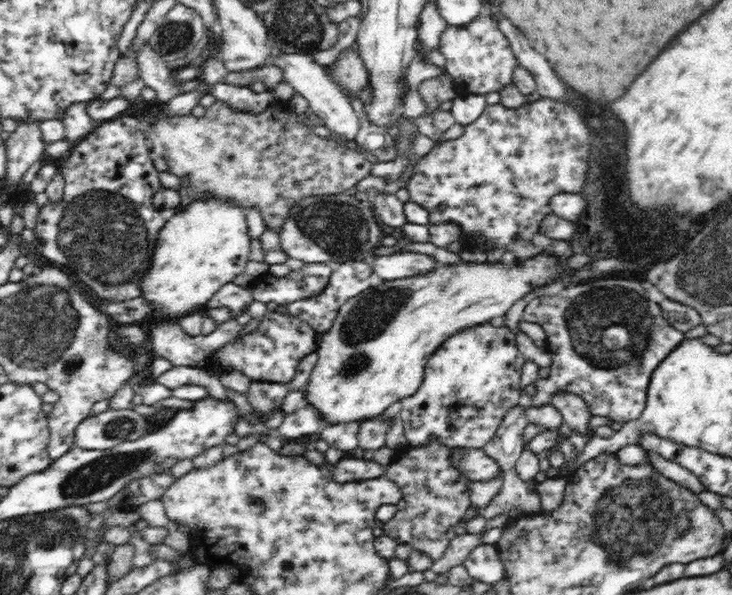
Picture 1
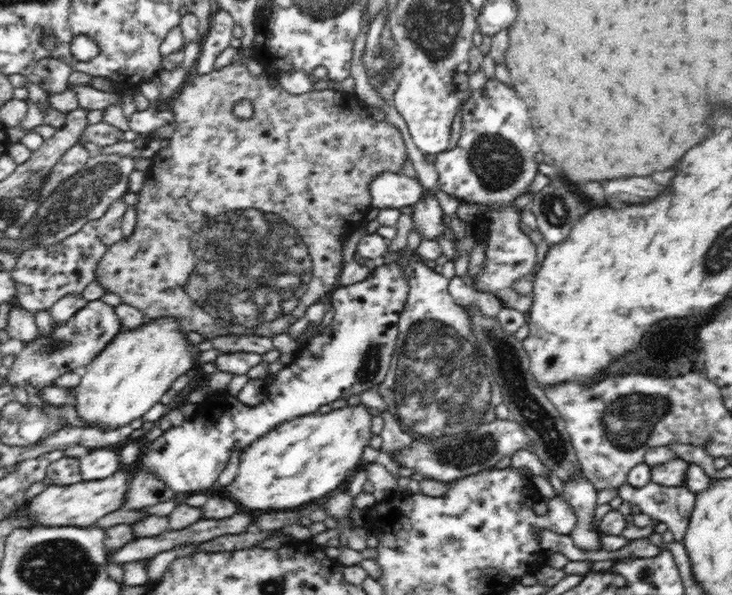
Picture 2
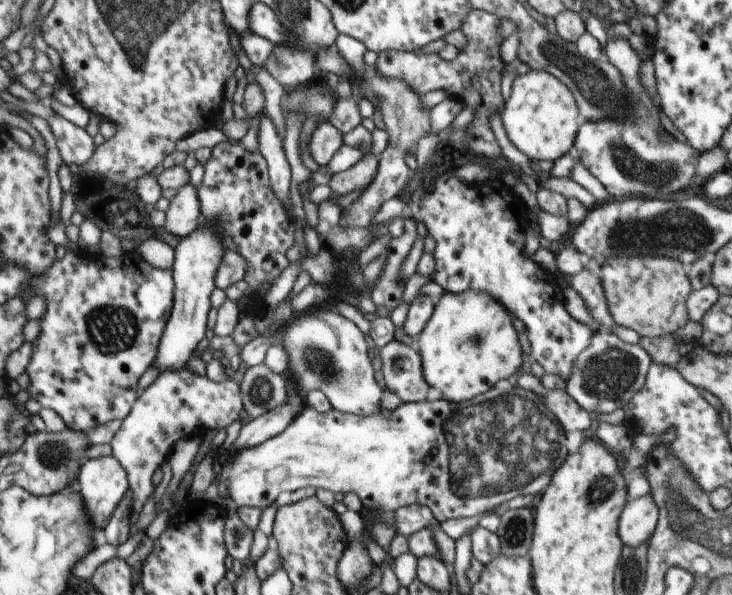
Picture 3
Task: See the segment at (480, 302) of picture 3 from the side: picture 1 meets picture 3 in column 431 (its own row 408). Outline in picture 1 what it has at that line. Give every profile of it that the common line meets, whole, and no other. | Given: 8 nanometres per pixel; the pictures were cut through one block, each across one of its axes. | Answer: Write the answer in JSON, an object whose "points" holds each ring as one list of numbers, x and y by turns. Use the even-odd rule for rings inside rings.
{"points":[[540,253,533,257,514,261,504,260,500,264,493,264,488,261,485,263,476,263,466,261,465,263,457,264,438,264,431,271,423,275,412,275,411,277,404,277,401,279,387,280,382,282,376,289,370,288,368,291,364,290,358,298,349,298,340,308,333,325,329,331,320,335,317,350,318,362,314,364,314,370,310,375,309,382,306,384,306,402,312,403,316,407,316,411,320,413,323,424,347,423,352,421,363,421,364,419,371,419,382,414,393,402,398,402,403,398,412,396,424,380,424,370,426,369,429,358,454,334,478,324,488,324,489,320,496,318,496,316,505,316,509,308,514,306,516,300,525,298,532,294,536,289,541,287,548,287,560,279,563,279,568,274,568,263,558,261,554,254]]}

